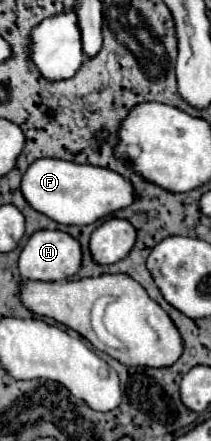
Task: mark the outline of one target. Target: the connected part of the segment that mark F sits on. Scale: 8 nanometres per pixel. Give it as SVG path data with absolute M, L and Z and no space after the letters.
M36 159L22 175L20 191L28 205L56 223L94 223L136 201L134 185L116 171L58 159Z

